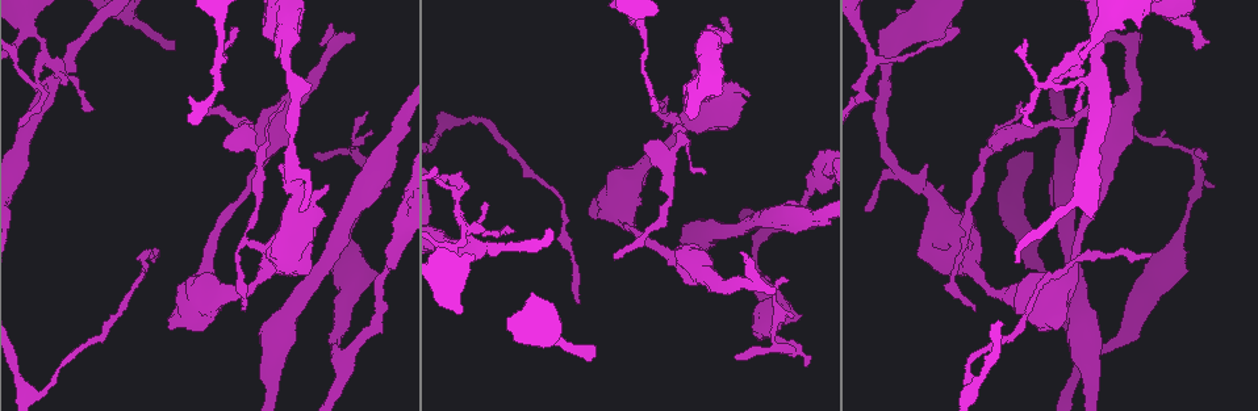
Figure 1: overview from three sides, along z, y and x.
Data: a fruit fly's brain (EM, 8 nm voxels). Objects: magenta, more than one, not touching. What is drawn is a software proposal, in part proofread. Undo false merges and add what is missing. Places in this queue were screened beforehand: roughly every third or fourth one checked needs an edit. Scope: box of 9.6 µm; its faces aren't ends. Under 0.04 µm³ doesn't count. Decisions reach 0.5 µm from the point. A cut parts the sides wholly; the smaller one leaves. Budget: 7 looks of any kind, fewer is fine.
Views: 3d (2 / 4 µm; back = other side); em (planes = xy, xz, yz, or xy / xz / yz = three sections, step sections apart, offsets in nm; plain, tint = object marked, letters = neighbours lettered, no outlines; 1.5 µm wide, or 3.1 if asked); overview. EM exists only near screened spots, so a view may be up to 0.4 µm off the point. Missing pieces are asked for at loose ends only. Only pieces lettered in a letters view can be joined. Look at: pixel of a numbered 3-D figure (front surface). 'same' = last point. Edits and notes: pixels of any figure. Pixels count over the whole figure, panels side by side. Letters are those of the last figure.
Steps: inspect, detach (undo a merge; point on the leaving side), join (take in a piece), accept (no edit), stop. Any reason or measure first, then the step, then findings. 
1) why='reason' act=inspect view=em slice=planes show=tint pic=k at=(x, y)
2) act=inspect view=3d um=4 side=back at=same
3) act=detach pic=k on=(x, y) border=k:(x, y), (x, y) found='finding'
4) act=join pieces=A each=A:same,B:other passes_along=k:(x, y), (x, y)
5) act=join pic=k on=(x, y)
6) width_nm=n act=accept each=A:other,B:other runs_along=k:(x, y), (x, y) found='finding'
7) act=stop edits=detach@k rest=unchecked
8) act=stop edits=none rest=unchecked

why='sharp bend' act=inspect view=em slice=planes show=letters pic=1 at=(459, 195)

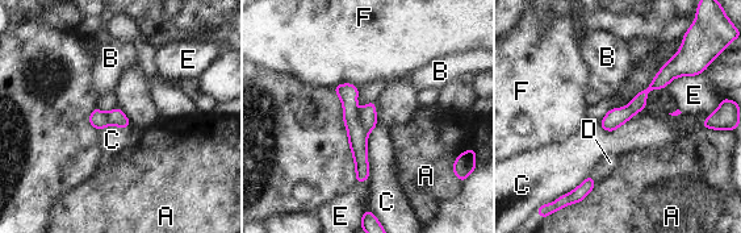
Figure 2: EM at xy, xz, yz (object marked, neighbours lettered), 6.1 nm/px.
width_nm=110 act=detach pic=2 on=(368, 117) each=A:other,B:other,C:other,D:other,E:other,F:other border=2:(358, 115), (367, 133) found='two neurons meet here'

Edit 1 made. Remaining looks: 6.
why='an open end' act=inspect view=em slice=yz step=8 show=letters pic=1 at=(173, 42)

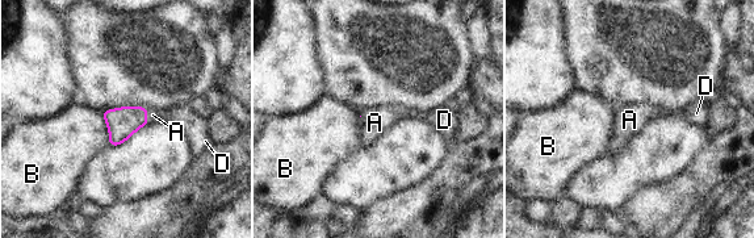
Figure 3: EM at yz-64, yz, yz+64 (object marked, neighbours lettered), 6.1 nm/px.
act=inspect view=em slice=xz step=4 show=letters at=same

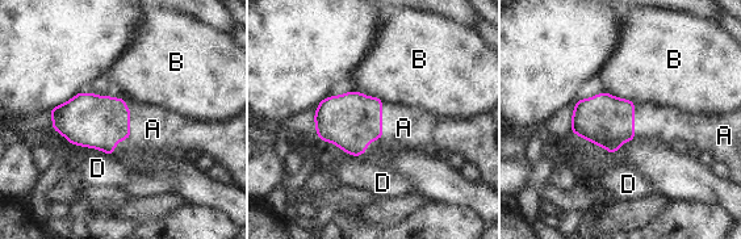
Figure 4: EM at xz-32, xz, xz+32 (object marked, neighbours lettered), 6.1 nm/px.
act=join pieces=A each=A:same,B:other,D:other passes_along=4:(351, 121), (381, 131), (404, 128) found='it goes on there'

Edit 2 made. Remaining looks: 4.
why='branch stops here' act=inspect view=em slice=yz step=4 show=tint pic=1 at=(353, 34)

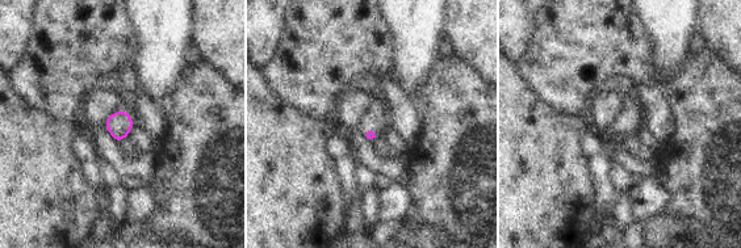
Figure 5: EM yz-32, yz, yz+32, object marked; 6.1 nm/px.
act=inspect view=em slice=planes show=letters at=same

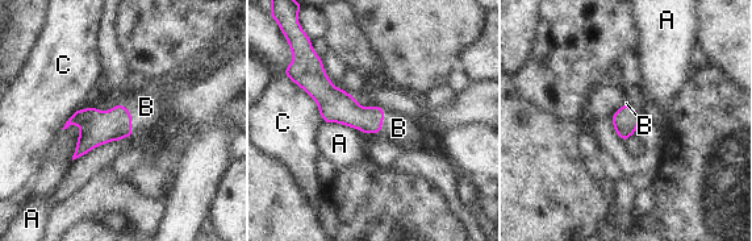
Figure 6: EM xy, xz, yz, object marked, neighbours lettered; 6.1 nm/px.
act=join pieces=B each=A:other,B:same,C:other passes_along=6:(96, 128), (130, 117), (146, 107) found='the neuron continues'

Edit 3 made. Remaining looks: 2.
act=stop edits=detach@2,join@4,join@6 rest=unchecked

